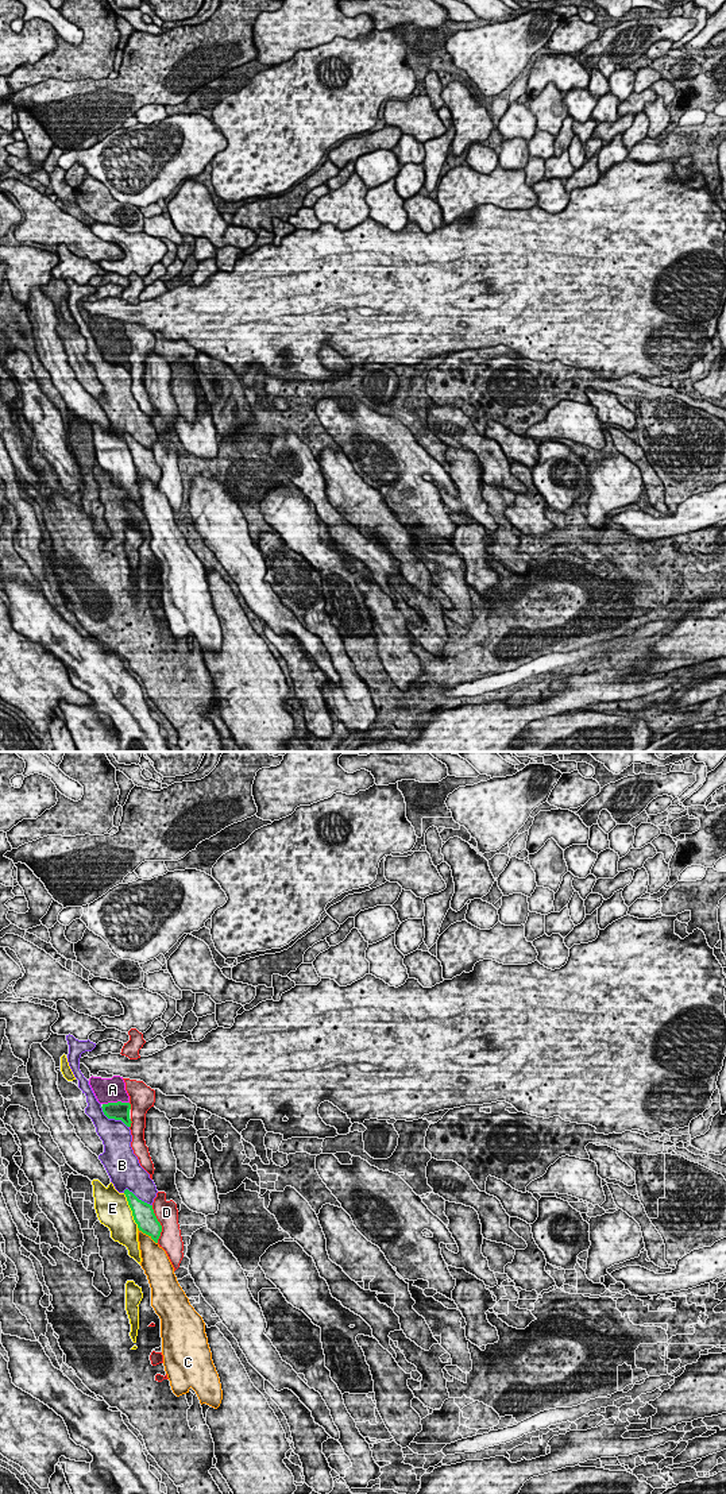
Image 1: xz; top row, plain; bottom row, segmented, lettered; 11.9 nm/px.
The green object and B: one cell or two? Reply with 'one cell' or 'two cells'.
two cells

